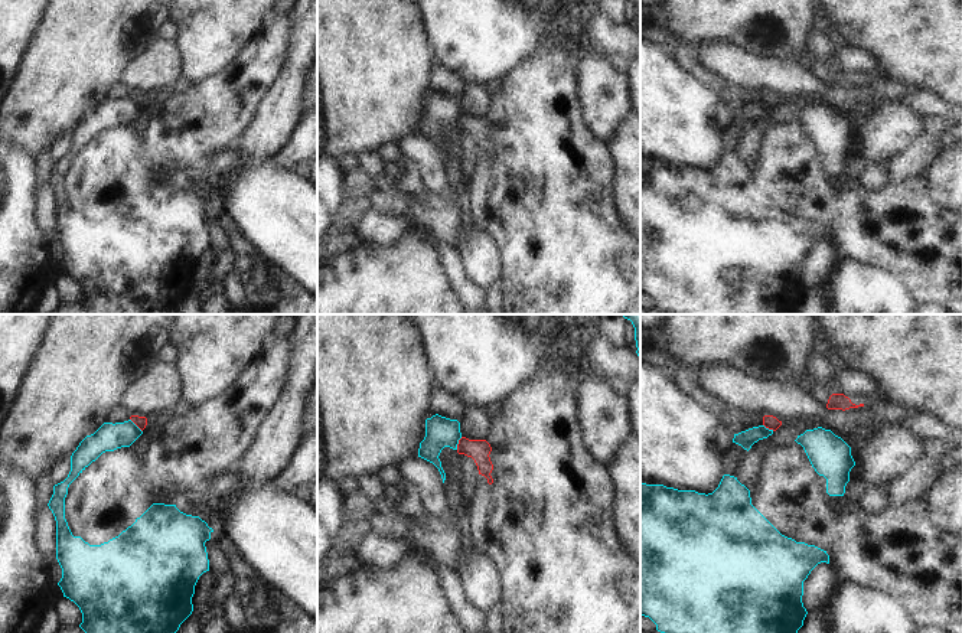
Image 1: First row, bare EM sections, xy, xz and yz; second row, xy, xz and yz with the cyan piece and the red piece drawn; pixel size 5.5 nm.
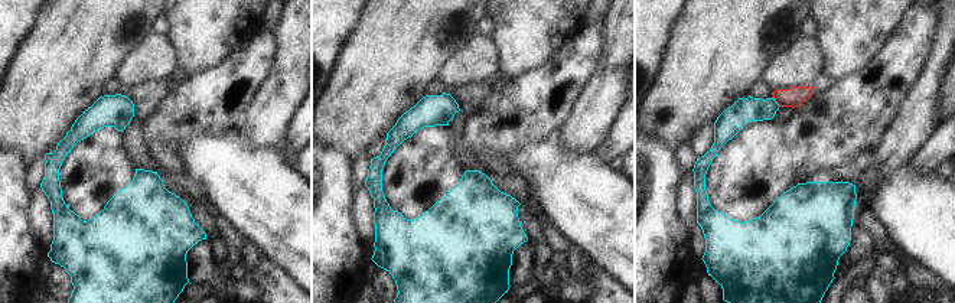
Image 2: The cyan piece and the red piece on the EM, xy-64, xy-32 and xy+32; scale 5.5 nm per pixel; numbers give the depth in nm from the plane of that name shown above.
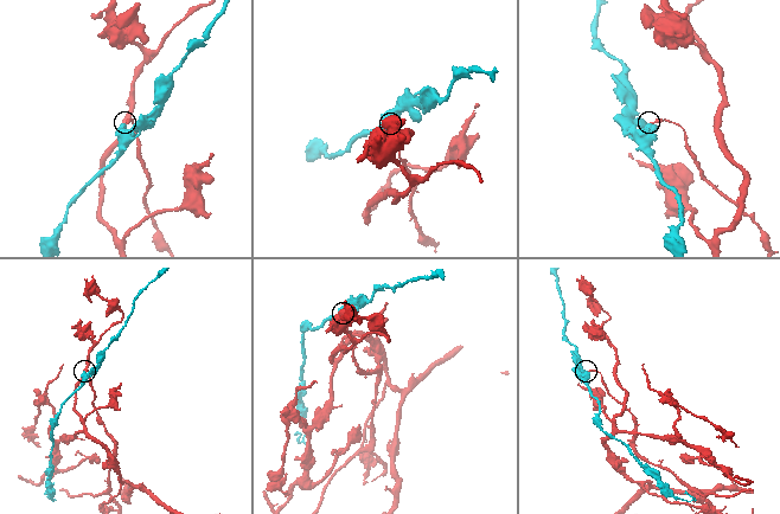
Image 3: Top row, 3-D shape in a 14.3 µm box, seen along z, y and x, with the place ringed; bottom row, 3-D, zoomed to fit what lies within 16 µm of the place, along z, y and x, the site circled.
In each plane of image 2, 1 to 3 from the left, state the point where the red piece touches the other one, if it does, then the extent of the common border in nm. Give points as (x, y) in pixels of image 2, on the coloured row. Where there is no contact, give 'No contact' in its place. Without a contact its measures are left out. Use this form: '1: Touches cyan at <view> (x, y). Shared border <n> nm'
1: No contact
2: No contact
3: Touches cyan at xy+32 (775, 101). Shared border 80 nm.

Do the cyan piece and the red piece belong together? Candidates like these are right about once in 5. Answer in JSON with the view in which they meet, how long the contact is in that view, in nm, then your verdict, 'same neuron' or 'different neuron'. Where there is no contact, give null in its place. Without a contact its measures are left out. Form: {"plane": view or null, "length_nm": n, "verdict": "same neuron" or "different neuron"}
{"plane": "xy", "length_nm": 100, "verdict": "different neuron"}

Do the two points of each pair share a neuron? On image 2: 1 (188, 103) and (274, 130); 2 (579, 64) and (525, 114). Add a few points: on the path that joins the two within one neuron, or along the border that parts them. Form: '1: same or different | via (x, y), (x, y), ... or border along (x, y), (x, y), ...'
1: different | border along (257, 90), (237, 126)
2: same | via (566, 74), (538, 101)

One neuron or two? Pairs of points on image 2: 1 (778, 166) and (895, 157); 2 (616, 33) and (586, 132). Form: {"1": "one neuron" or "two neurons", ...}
{"1": "two neurons", "2": "one neuron"}

